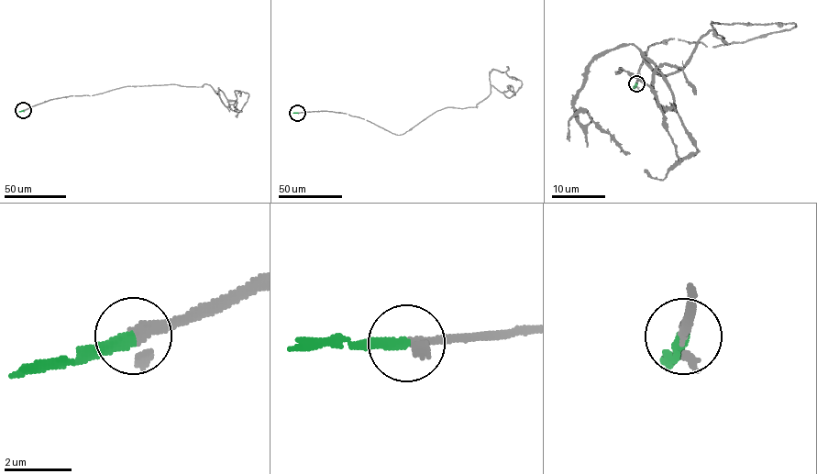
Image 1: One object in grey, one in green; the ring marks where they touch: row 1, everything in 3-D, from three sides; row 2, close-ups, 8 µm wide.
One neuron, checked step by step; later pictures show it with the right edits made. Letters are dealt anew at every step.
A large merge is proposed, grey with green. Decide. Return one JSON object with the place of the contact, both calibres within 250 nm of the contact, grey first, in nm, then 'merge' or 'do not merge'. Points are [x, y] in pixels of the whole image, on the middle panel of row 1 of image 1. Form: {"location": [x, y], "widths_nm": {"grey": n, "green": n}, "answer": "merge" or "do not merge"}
{"location": [297, 113], "widths_nm": {"grey": 220, "green": 360}, "answer": "merge"}

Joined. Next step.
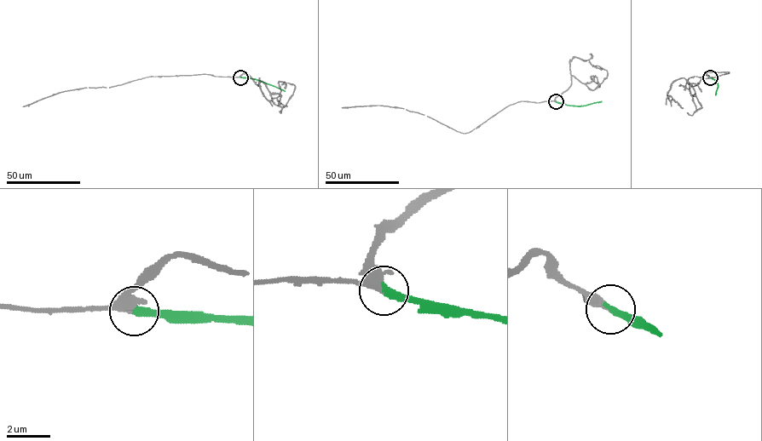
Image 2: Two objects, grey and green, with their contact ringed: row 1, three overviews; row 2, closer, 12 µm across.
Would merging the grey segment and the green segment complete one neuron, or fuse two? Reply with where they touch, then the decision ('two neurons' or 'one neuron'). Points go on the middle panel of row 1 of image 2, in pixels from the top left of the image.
place (556, 101); one neuron

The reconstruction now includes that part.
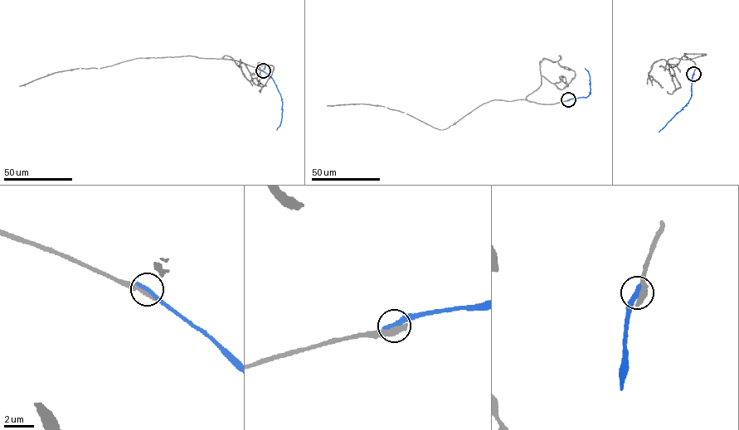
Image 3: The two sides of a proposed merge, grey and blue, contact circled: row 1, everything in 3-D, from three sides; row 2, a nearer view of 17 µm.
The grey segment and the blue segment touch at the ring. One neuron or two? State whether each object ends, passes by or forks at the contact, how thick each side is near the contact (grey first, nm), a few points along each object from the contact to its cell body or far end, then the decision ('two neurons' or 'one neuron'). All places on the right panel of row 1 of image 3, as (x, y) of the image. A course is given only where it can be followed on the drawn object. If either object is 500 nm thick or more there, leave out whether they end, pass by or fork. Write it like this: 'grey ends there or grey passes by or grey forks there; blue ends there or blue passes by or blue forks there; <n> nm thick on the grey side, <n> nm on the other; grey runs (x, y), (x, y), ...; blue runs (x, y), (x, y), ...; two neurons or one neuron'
550 nm thick on the grey side, 360 nm on the other; grey runs (693, 74), (694, 62), (684, 53), (705, 54), (684, 60), (676, 57), (668, 60), (664, 70); blue runs (693, 74), (691, 96), (687, 103), (658, 132); two neurons

